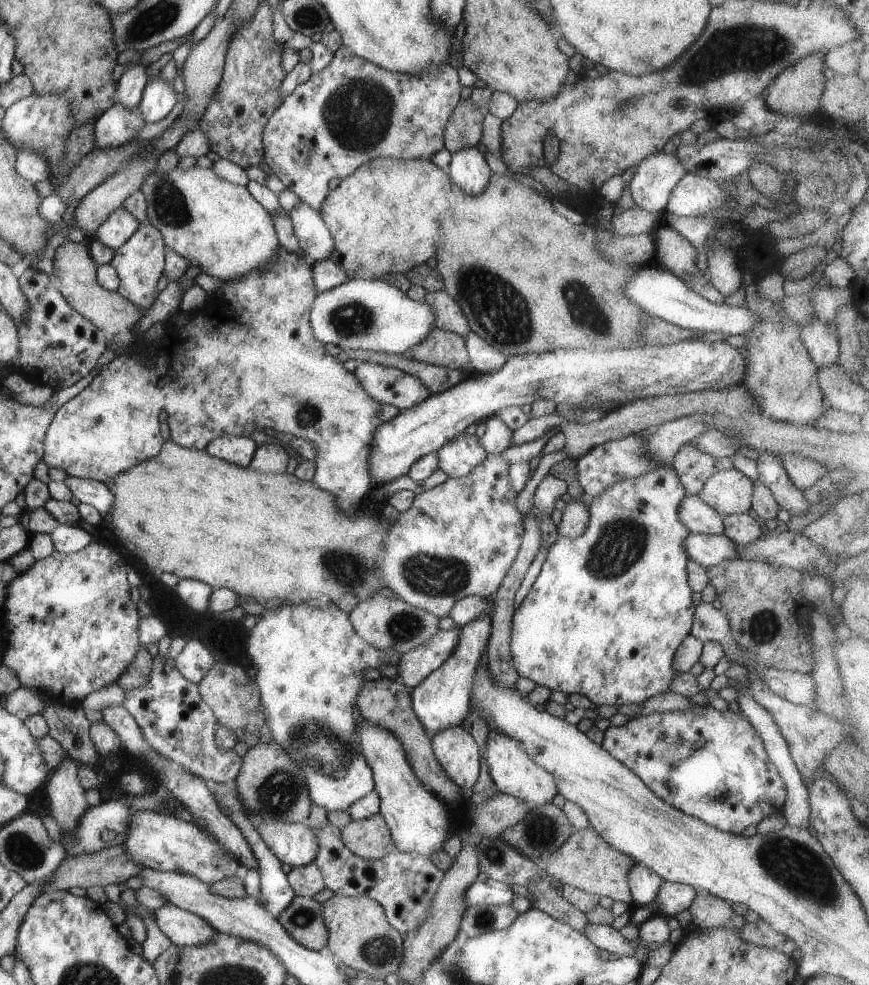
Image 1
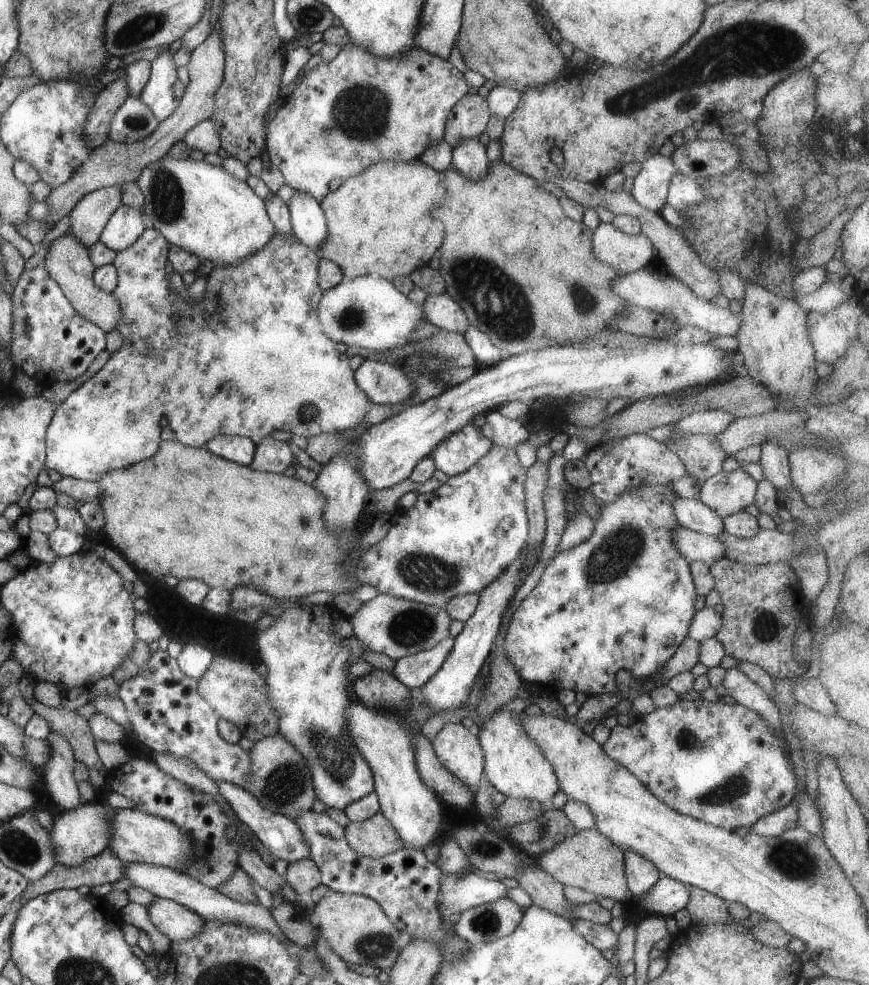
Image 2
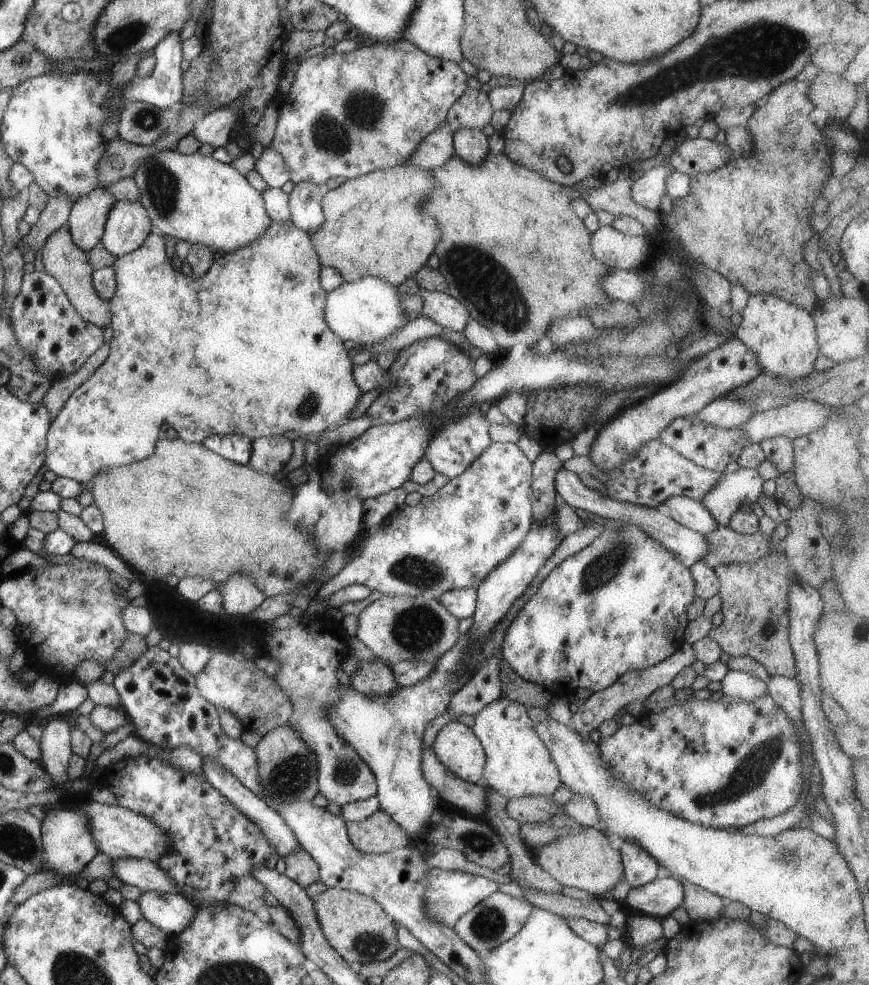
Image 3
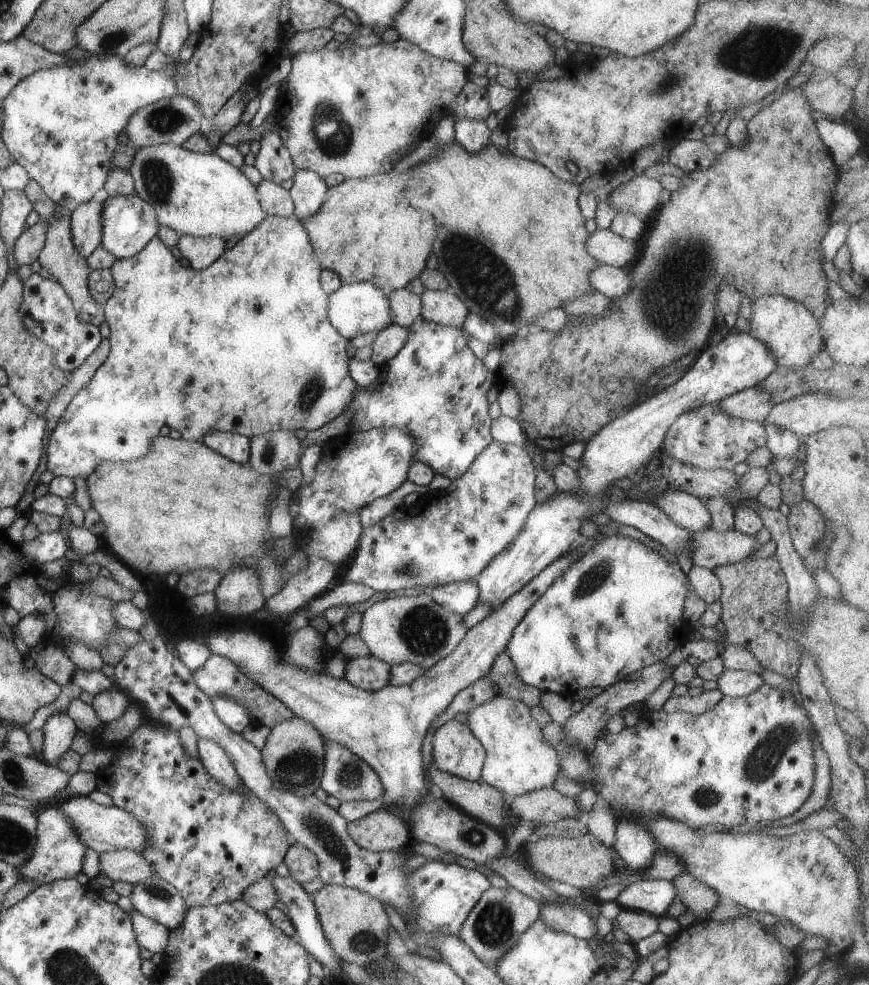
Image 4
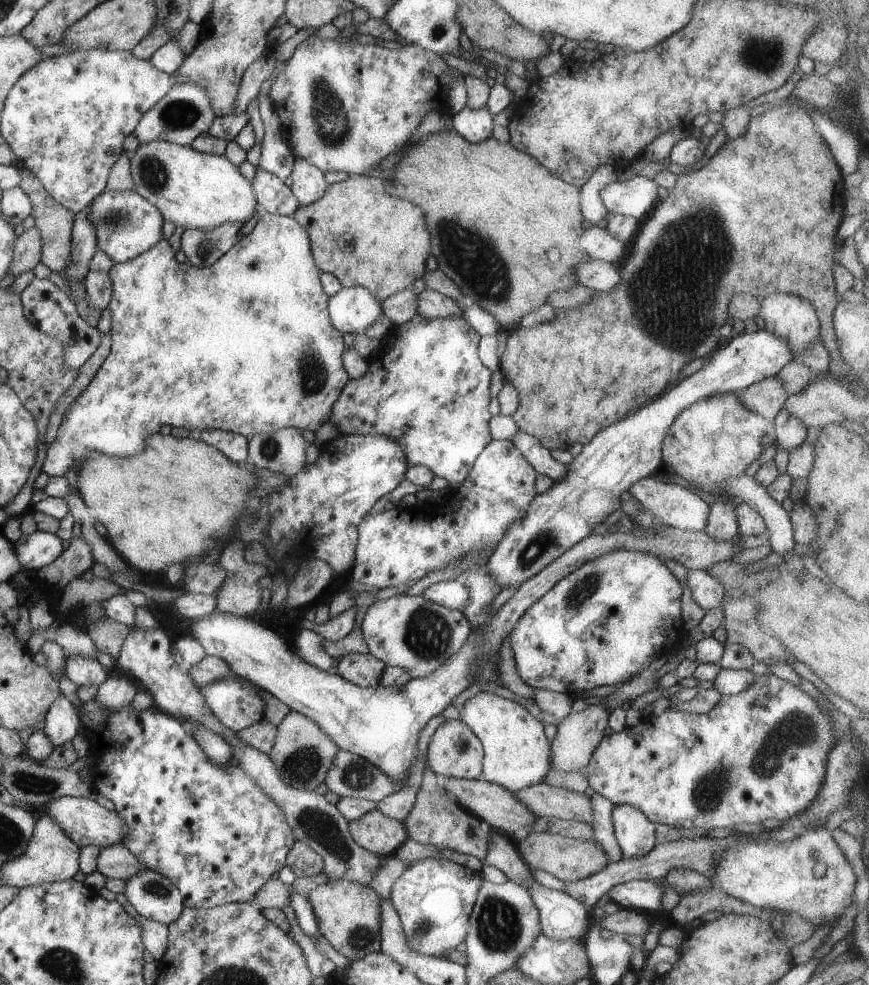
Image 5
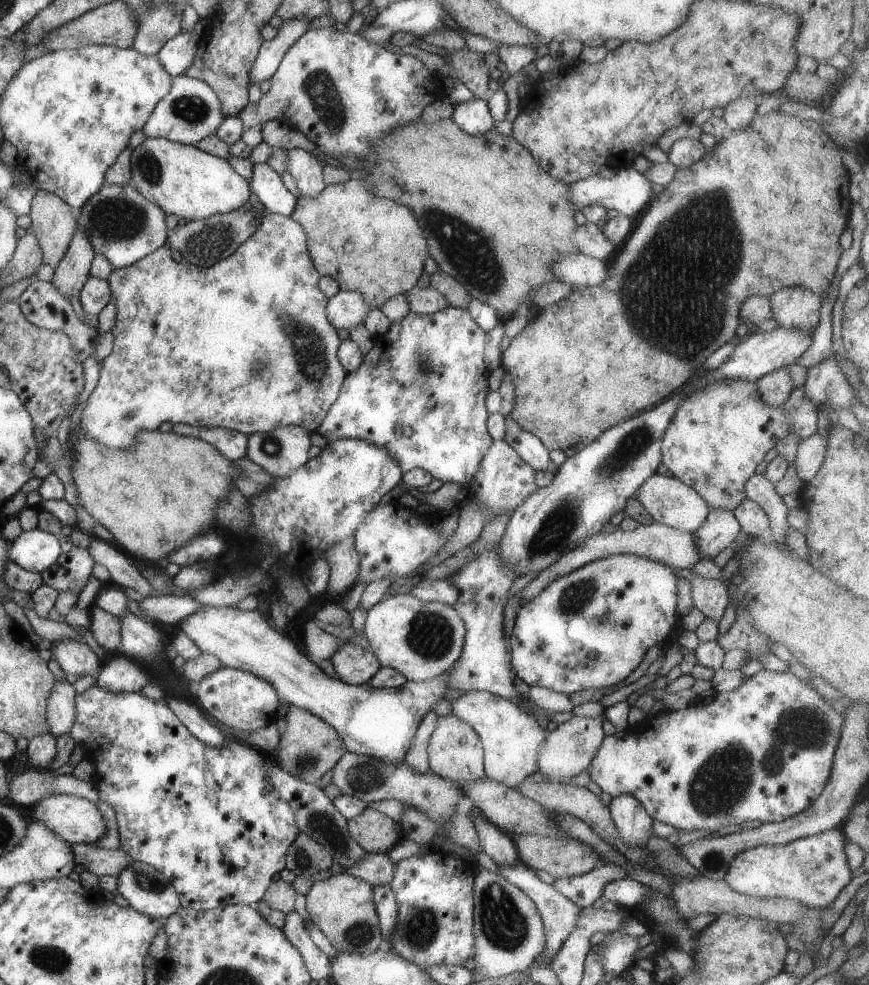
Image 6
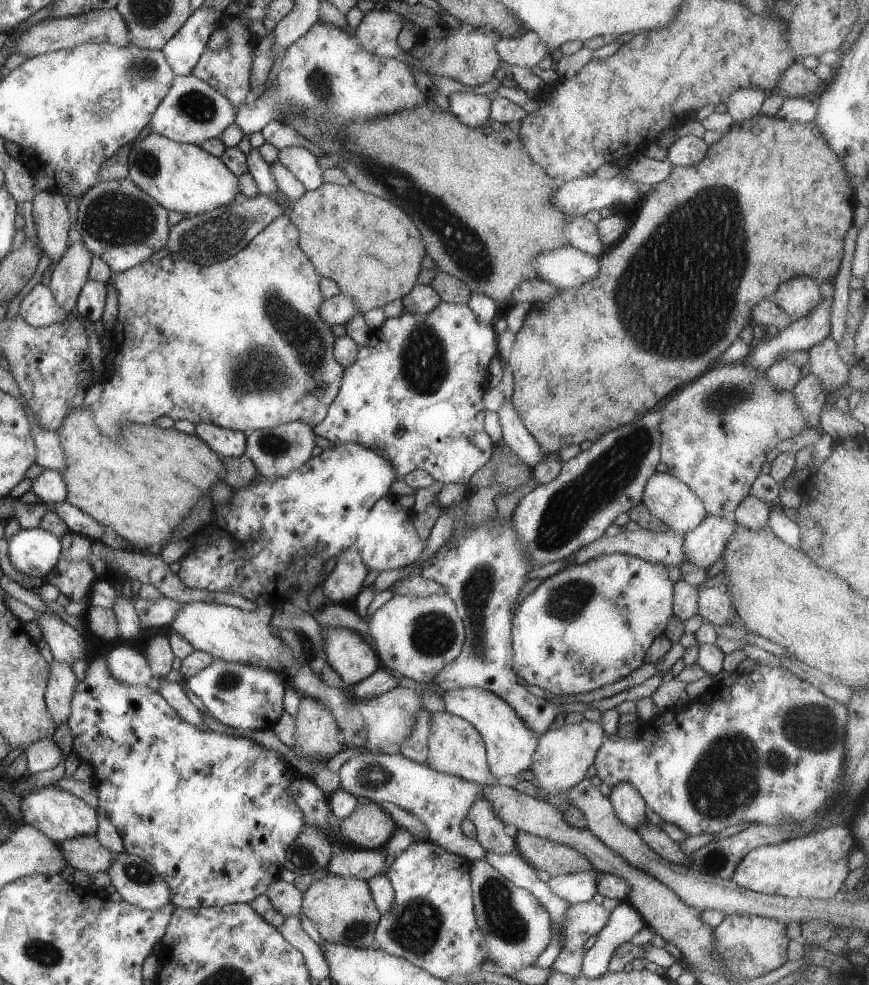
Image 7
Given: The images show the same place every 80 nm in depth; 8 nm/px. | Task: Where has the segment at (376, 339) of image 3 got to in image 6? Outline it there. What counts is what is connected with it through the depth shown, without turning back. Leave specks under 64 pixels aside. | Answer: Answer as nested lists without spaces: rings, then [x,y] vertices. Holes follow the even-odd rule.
[[[338,291],[338,294],[328,299],[327,317],[336,329],[350,330],[364,323],[368,312],[372,310],[363,294],[354,291]]]

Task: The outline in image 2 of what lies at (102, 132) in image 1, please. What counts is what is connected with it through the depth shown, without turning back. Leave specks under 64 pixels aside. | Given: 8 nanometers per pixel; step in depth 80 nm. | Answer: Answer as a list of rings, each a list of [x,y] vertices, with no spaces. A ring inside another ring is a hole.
[[[130,95],[114,113],[109,139],[117,143],[137,143],[152,134],[161,122],[148,105]]]

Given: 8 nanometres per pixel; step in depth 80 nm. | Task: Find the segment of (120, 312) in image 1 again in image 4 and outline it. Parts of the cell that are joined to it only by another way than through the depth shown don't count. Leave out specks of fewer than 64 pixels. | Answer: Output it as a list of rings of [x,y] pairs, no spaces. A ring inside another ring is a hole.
[[[30,180],[24,188],[28,200],[32,203],[33,212],[40,216],[42,222],[48,224],[48,234],[46,234],[46,244],[39,254],[40,265],[45,268],[55,280],[65,288],[65,292],[72,298],[76,305],[77,312],[80,315],[81,322],[100,327],[106,320],[104,306],[96,302],[89,292],[88,278],[91,269],[88,267],[87,259],[78,254],[76,246],[72,241],[69,216],[58,216],[56,214],[56,204],[42,191],[38,182]]]

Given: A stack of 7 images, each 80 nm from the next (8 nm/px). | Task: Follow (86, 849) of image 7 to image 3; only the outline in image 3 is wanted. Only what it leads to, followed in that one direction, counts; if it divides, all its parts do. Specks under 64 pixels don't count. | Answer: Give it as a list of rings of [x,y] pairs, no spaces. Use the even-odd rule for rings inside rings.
[[[118,858],[112,861],[112,872],[114,877],[118,878],[123,884],[136,886],[143,892],[178,892],[182,894],[180,886],[158,866],[150,860],[140,860],[140,858]]]

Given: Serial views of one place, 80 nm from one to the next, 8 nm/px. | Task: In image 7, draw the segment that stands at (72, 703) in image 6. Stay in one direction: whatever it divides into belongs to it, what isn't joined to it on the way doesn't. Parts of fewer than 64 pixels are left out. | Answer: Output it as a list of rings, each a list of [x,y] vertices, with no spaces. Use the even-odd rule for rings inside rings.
[[[54,659],[50,663],[45,703],[58,725],[66,723],[71,715],[71,698],[76,691],[76,686],[77,679],[72,667]]]

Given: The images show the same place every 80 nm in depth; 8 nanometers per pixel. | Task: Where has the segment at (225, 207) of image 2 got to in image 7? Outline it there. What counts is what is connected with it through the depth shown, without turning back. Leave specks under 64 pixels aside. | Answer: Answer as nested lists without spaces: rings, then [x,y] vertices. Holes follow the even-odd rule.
[[[150,133],[142,140],[134,142],[129,155],[129,175],[139,189],[150,195],[156,203],[167,211],[176,210],[184,216],[194,216],[232,202],[239,192],[238,177],[220,160],[202,149],[196,143],[179,143],[158,133]]]

